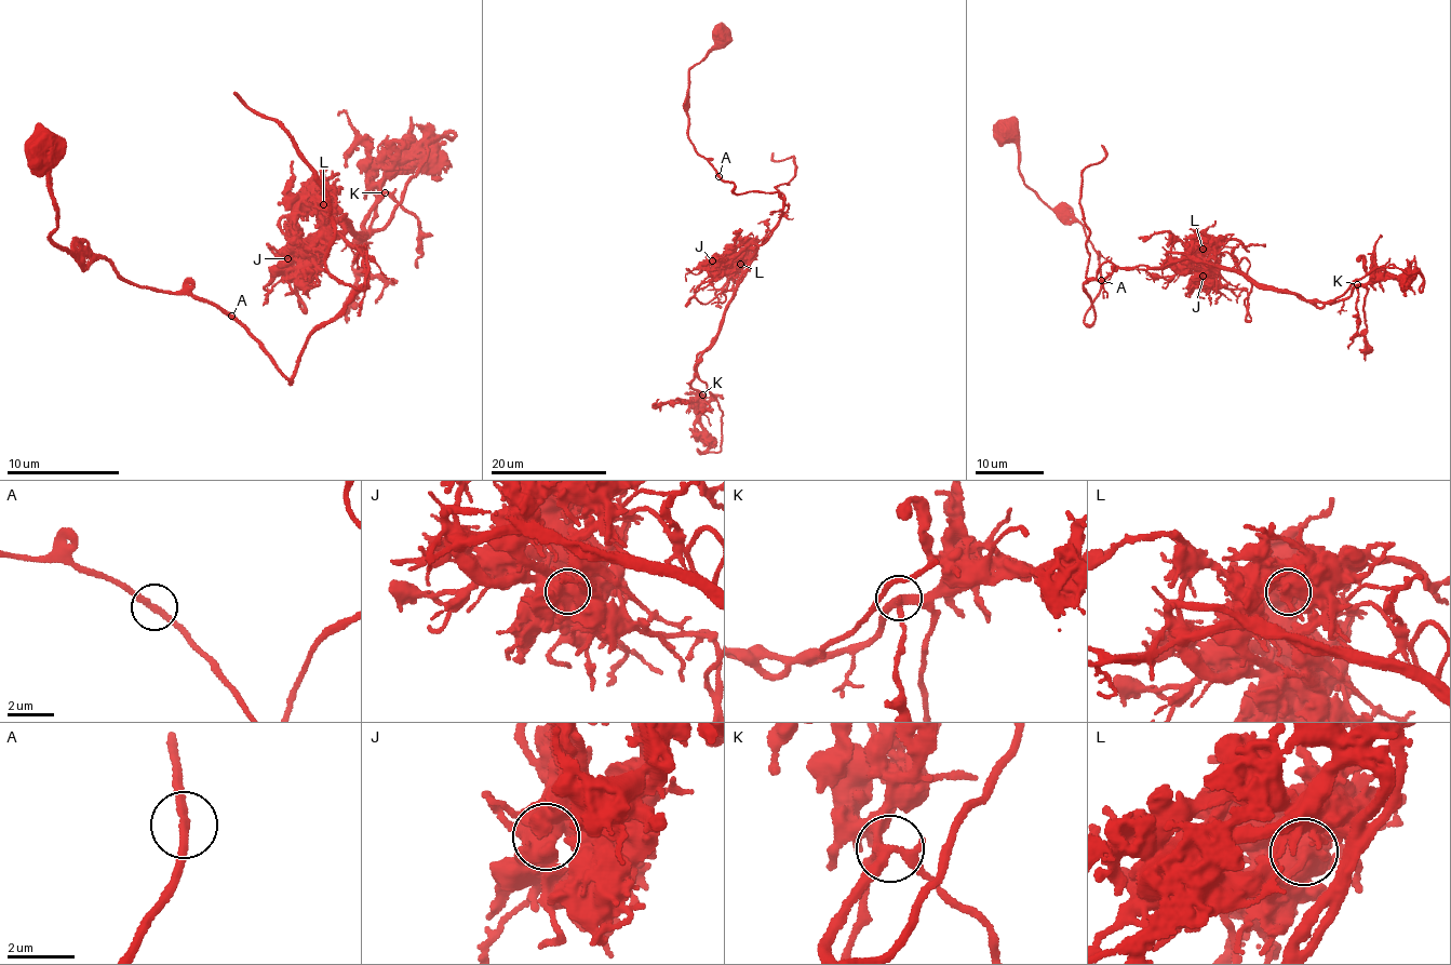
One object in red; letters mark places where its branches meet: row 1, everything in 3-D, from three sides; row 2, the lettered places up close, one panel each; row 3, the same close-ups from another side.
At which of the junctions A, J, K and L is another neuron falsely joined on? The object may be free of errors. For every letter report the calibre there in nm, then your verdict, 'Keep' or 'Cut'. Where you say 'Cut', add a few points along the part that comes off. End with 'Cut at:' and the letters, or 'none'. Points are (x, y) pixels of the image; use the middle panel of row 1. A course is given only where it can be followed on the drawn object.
A: Thickness 240 nm. Keep
J: Thickness 600 nm. Keep
K: Thickness 280 nm. Keep
L: Thickness 1000 nm. Cut. Course of the part to remove: (740, 264), (737, 255), (756, 245), (719, 336), (695, 367), (723, 414), (716, 453), (696, 406), (703, 414)
Cut at: L

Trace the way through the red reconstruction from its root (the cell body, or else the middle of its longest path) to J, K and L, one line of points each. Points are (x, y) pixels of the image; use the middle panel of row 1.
J: (719, 37), (688, 72), (689, 138), (736, 193), (775, 191), (783, 210), (763, 242), (712, 260)
K: (719, 37), (688, 72), (689, 138), (736, 193), (775, 191), (783, 210), (701, 357), (690, 385), (702, 394)
L: (719, 37), (688, 72), (689, 138), (736, 193), (775, 191), (783, 201), (776, 228), (740, 264)

